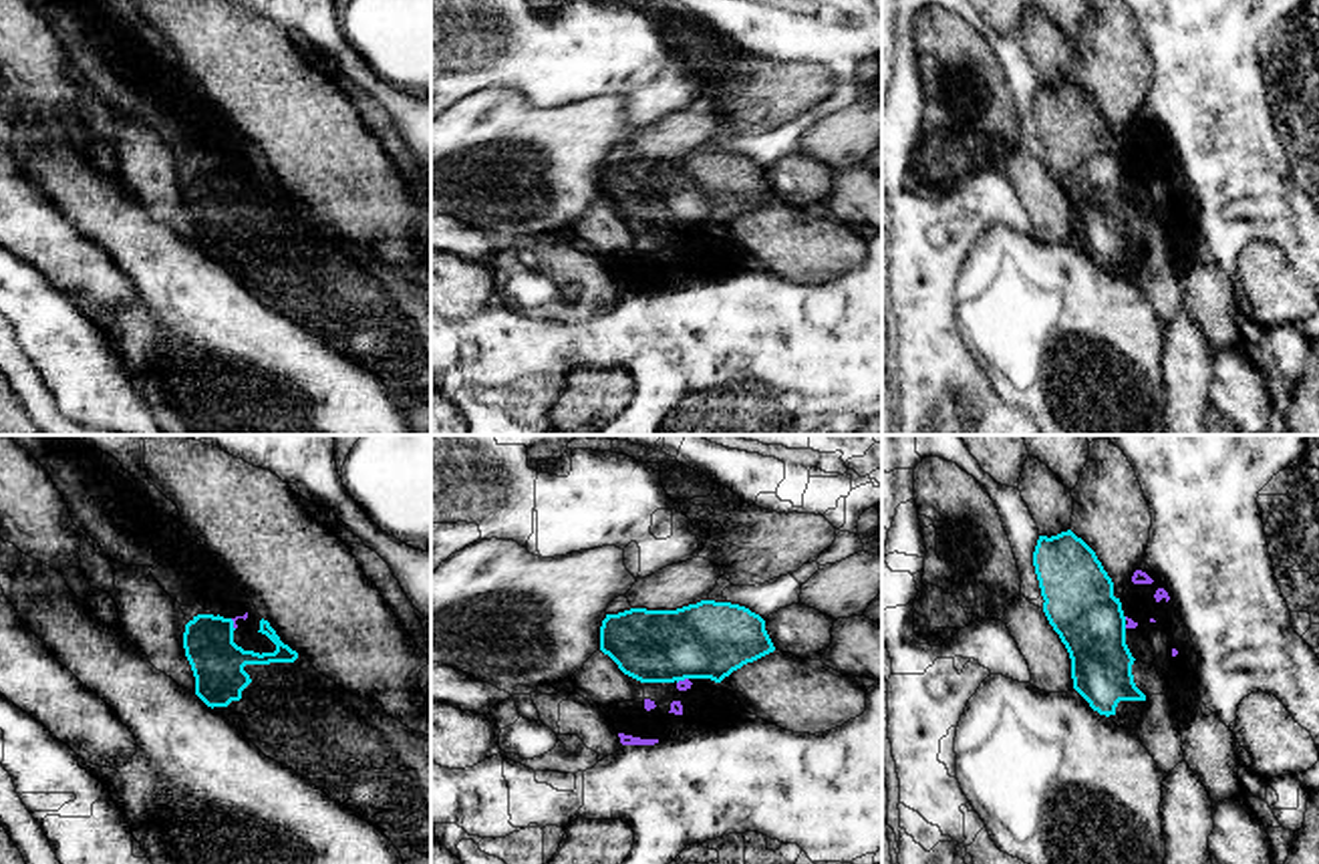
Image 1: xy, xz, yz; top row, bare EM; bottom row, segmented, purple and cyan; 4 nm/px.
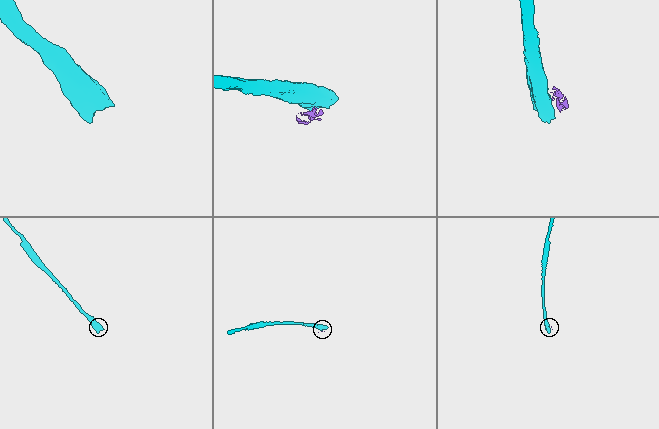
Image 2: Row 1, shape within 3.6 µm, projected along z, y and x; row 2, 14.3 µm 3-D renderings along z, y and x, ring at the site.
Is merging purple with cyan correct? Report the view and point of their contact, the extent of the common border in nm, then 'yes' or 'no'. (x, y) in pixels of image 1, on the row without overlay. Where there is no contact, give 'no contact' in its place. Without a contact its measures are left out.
meets purple in xz at (681, 230); contact 50 nm long; no

